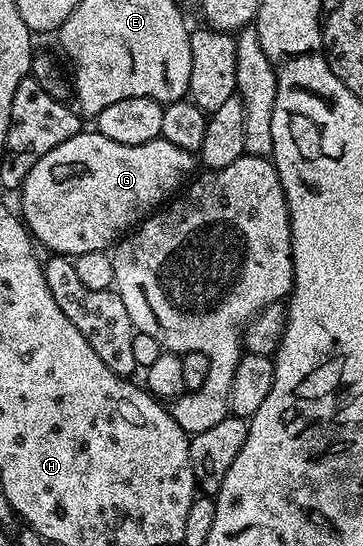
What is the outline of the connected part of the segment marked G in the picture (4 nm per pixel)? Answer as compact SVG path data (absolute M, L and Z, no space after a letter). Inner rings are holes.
M82 131L59 143L54 149L40 154L32 162L34 165L30 164L26 168L25 176L19 181L19 213L34 242L38 246L46 245L50 254L72 259L91 251L105 251L153 213L162 204L160 201L164 197L172 198L190 180L193 161L195 165L194 154L164 139L128 145L115 143L115 139L107 139L96 131Z

